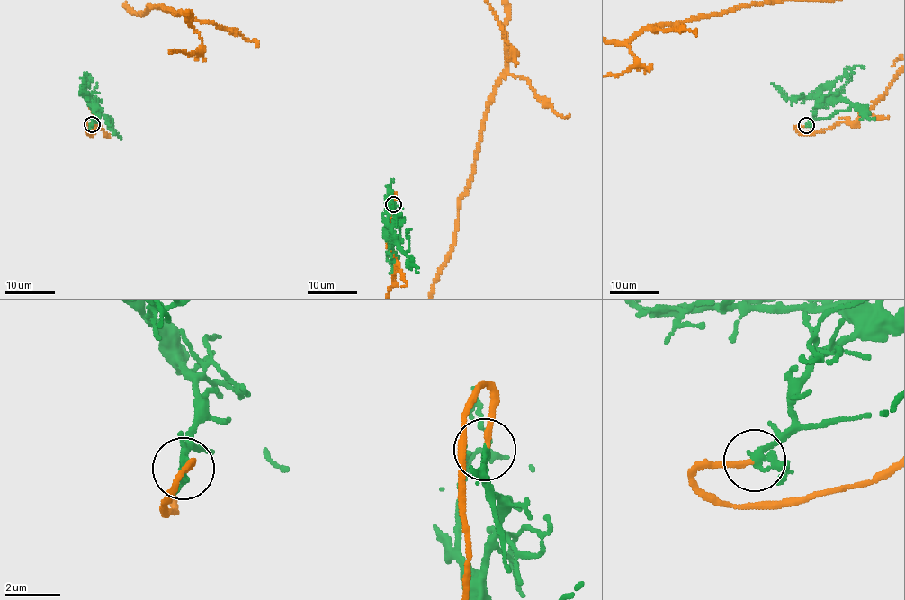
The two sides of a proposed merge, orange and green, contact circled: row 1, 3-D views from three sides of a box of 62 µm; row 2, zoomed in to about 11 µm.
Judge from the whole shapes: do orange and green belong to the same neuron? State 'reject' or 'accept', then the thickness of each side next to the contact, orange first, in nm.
accept; 200 nm thick on the orange side, 240 nm on the other

